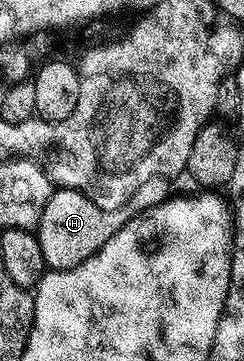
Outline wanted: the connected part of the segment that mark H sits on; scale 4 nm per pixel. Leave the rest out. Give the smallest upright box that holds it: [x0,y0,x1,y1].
[36,187,146,270]

